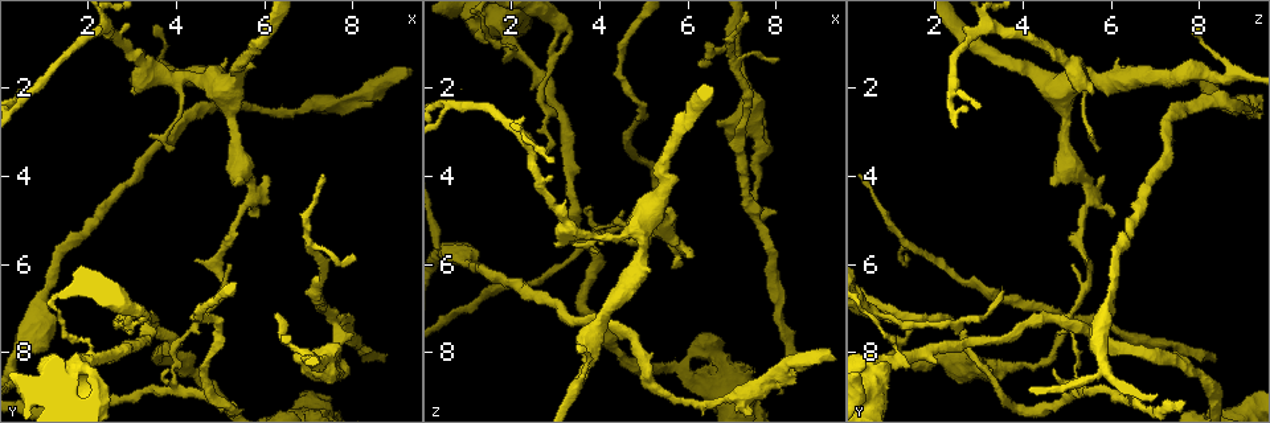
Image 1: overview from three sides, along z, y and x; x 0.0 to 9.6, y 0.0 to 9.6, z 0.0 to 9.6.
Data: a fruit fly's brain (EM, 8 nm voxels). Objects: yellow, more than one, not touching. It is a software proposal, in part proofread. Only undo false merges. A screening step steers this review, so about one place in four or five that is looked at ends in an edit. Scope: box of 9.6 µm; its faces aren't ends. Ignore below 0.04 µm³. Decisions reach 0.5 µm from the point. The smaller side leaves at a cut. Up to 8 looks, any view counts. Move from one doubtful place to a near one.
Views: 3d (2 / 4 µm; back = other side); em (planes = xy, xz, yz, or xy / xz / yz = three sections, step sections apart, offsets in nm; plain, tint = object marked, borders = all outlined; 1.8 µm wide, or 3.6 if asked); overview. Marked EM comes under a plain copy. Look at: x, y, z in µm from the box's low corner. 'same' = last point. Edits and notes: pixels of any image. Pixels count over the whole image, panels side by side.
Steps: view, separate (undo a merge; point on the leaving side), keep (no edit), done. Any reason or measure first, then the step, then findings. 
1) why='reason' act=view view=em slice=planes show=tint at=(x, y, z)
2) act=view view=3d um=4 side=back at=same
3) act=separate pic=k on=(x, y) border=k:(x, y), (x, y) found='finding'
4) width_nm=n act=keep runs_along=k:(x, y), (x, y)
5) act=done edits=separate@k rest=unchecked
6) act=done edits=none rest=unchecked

why='narrows sharply' act=view view=3d um=4 at=(4.00, 8.80, 5.30)

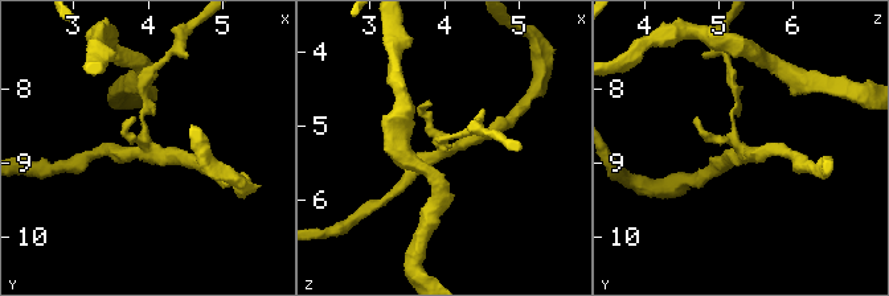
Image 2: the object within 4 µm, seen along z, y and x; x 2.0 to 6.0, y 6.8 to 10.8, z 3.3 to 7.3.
act=view view=em slice=yz step=8 show=tint at=(4.00, 8.80, 5.35)

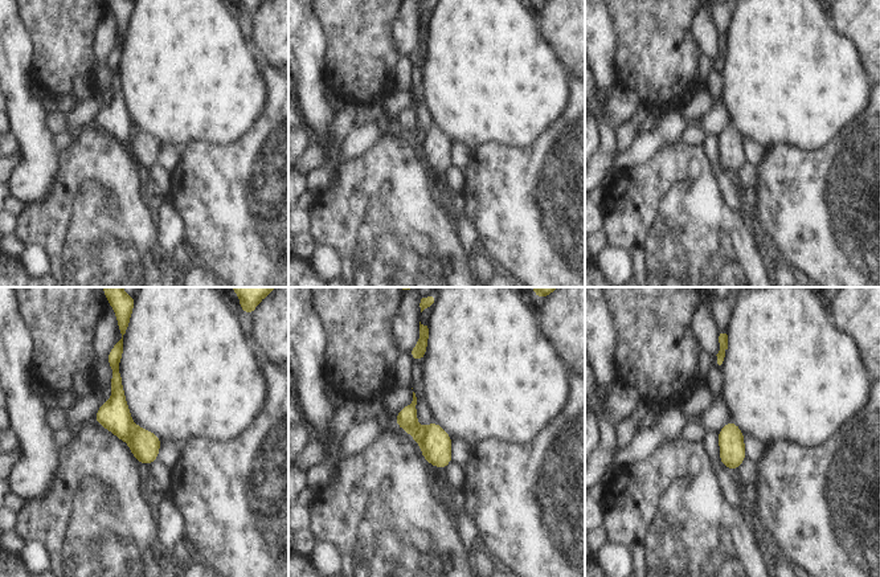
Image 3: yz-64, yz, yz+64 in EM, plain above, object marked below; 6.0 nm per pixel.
why='cut it another way' act=view view=em slice=planes show=borders at=same

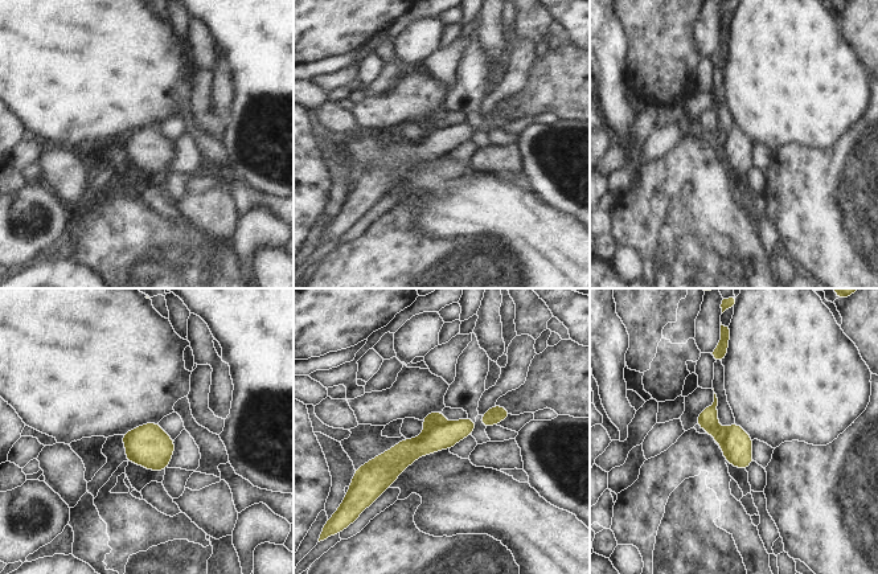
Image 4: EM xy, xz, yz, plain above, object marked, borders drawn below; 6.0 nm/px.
width_nm=180 act=separate pic=4 on=(443, 437) found='two neurons meet here'

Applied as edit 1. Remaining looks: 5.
why='sudden change in width' act=view view=em um=3.6 slice=planes show=tint at=(2.15, 8.10, 1.15)

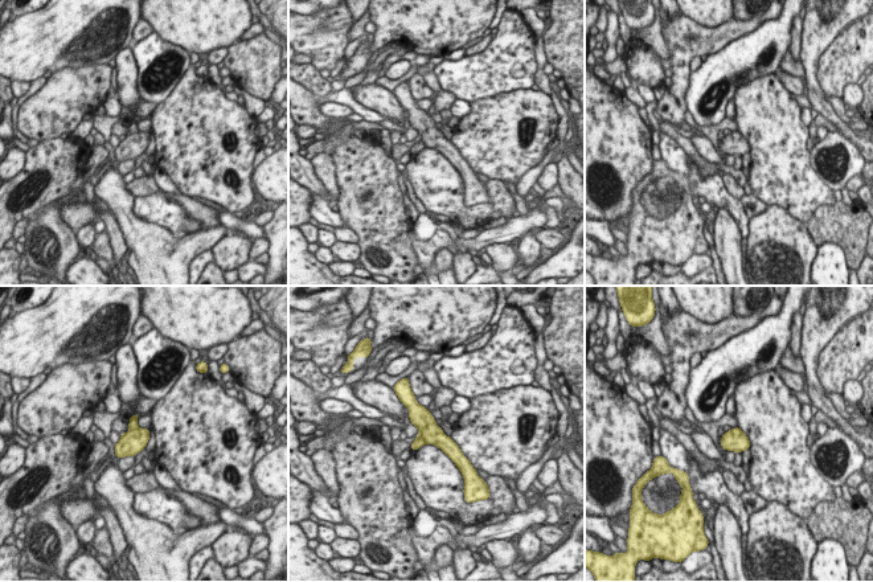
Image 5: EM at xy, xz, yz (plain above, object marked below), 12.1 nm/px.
act=separate pic=5 on=(419, 441) border=5:(418, 435), (426, 442) found='a second neuron is stuck on'

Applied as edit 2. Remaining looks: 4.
act=view view=em slice=planes show=tint at=(5.30, 3.00, 5.00)

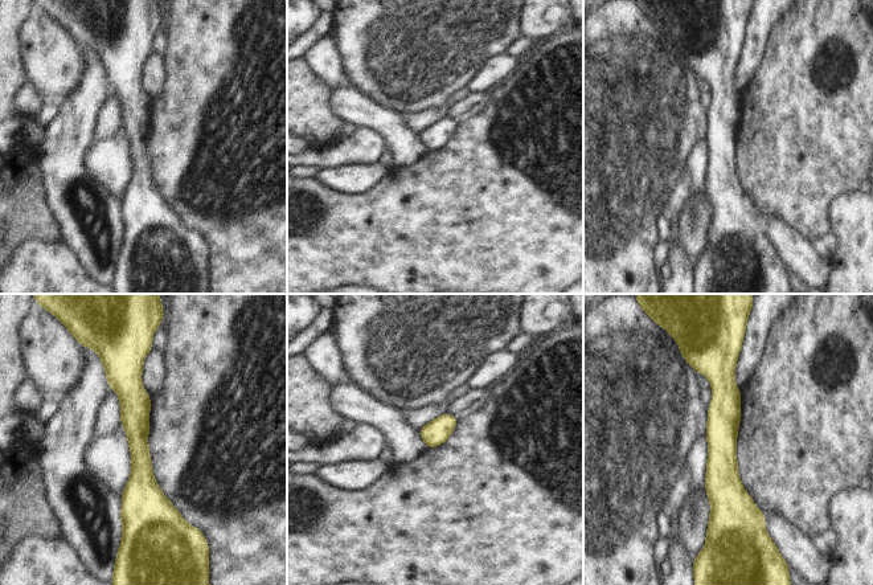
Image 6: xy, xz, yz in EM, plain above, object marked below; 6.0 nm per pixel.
act=keep runs_along=6:(132, 363), (132, 397), (146, 522) found='all the same neuron'

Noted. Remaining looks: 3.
act=done edits=separate@4,separate@5 rest=unchecked

